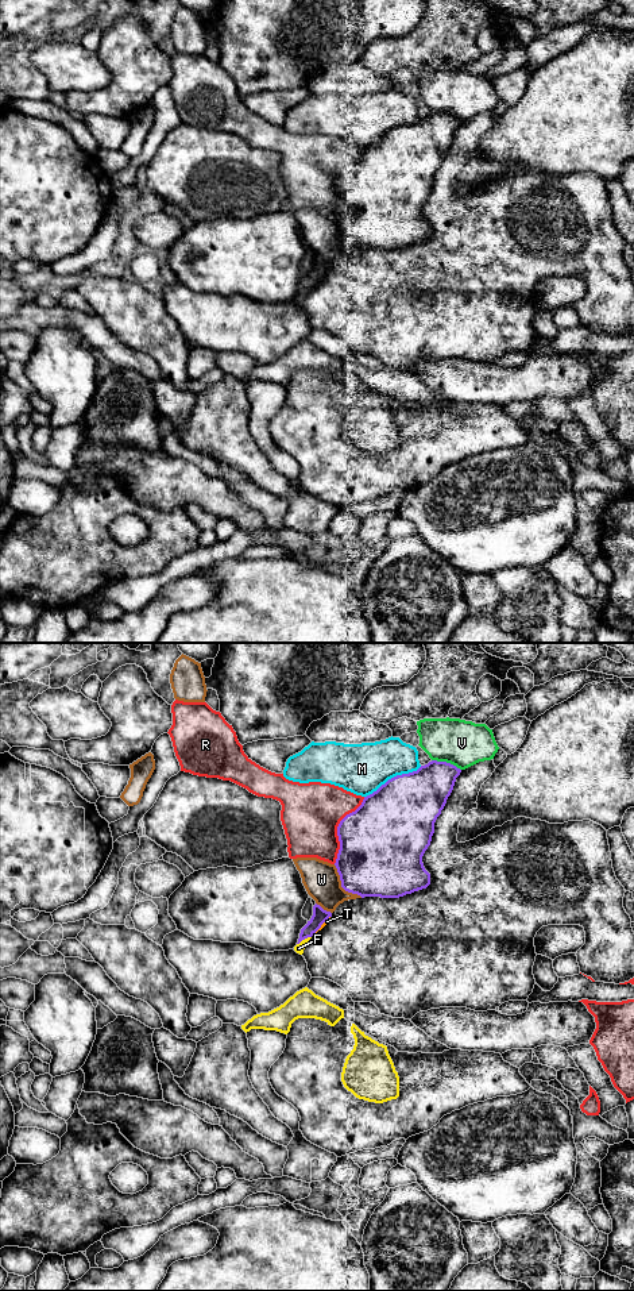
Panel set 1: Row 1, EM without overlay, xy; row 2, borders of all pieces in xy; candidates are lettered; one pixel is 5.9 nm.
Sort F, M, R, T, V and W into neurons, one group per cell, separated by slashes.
F T / M / R / V / W

